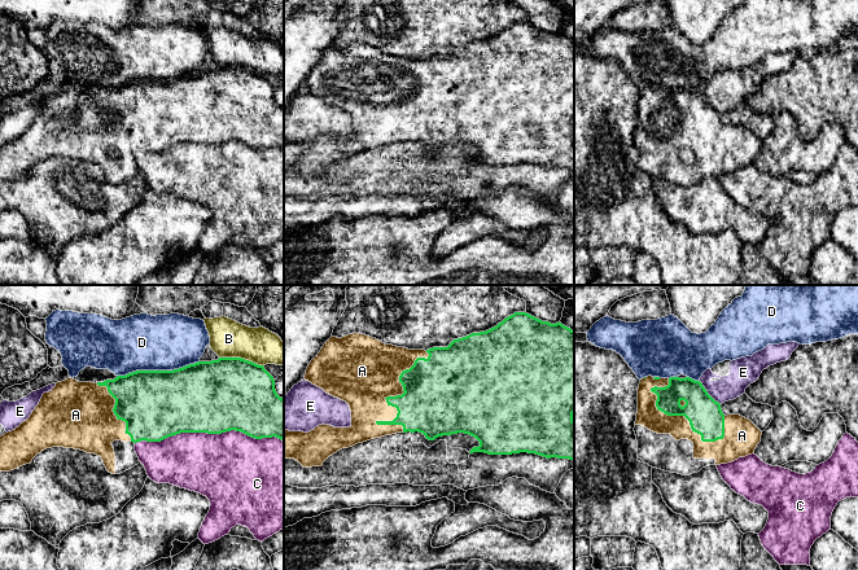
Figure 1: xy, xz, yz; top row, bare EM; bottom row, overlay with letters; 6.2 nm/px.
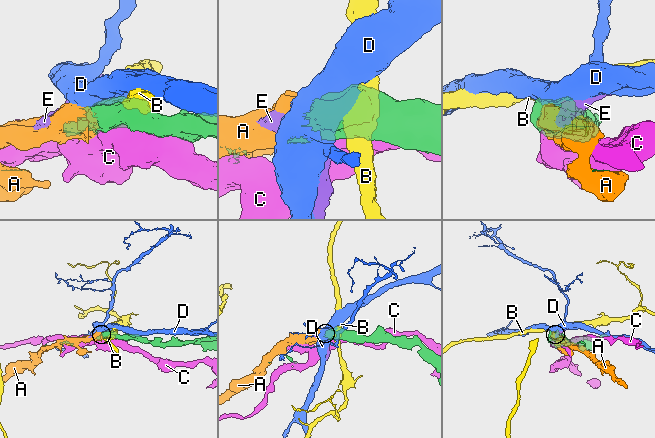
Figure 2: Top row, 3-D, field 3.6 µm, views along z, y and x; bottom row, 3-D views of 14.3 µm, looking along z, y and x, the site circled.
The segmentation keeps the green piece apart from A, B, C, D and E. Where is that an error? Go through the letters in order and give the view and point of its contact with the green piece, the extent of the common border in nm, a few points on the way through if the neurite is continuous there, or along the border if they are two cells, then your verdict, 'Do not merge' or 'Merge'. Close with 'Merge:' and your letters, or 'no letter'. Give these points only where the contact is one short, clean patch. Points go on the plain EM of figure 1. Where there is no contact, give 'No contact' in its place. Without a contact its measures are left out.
A: Touches green at xz (398, 105). Shared border 550 nm. Merge
B: Touches green at xy (240, 68). Shared border 280 nm. Do not merge
C: Touches green at xy (209, 143). Shared border 900 nm. Do not merge
D: Touches green at xy (157, 80). Shared border 500 nm. Do not merge
E: Touches green at yz (707, 102). Shared border 200 nm. Boundary: yz (699, 90), (719, 114). Do not merge
Merge: A

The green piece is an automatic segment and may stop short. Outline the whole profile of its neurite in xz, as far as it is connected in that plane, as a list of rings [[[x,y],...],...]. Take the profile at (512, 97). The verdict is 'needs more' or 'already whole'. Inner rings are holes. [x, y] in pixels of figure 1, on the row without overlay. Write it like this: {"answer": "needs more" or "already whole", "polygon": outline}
{"answer": "needs more", "polygon": [[[515,22],[486,41],[472,43],[467,47],[454,49],[447,57],[433,57],[426,61],[385,54],[376,48],[359,43],[353,43],[342,48],[330,47],[308,74],[305,89],[323,98],[327,104],[346,111],[351,120],[351,136],[333,137],[330,135],[321,133],[308,142],[289,141],[284,139],[284,170],[294,168],[303,177],[321,176],[329,166],[342,158],[349,158],[375,148],[407,141],[423,142],[429,150],[458,142],[469,144],[480,152],[480,155],[473,157],[469,163],[485,162],[489,165],[512,165],[528,162],[547,168],[557,167],[574,171],[574,40],[561,32],[551,34],[526,22]]]}

